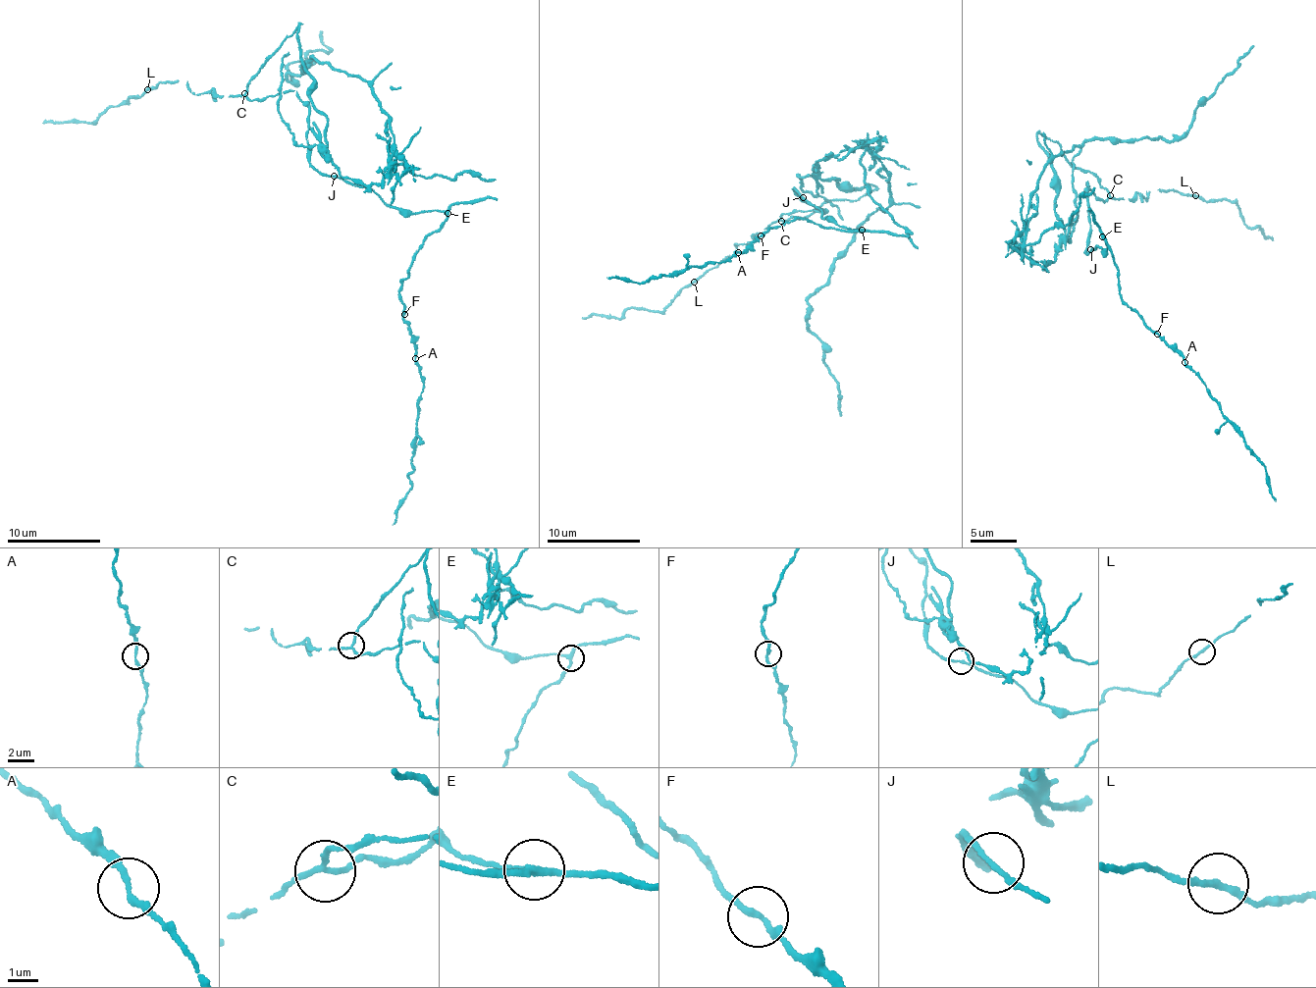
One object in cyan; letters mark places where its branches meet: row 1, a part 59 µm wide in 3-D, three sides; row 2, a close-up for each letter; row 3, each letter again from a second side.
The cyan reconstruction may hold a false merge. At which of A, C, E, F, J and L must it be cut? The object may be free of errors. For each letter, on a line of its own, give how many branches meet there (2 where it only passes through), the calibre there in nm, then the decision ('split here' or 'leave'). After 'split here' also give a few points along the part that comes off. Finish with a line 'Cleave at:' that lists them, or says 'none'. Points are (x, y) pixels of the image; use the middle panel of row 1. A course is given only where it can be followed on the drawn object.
A: 2 | 190 nm | leave
C: 3 | 160 nm | split here | (780, 220), (872, 185), (814, 175), (845, 149), (890, 178), (886, 208), (807, 298), (840, 416)
E: 3 | 190 nm | leave
F: 2 | 190 nm | leave
J: 2 | 150 nm | leave
L: 2 | 180 nm | leave
Cleave at: C

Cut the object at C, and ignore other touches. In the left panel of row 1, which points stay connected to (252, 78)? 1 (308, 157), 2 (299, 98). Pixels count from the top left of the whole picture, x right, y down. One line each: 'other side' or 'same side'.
1: other side
2: other side

